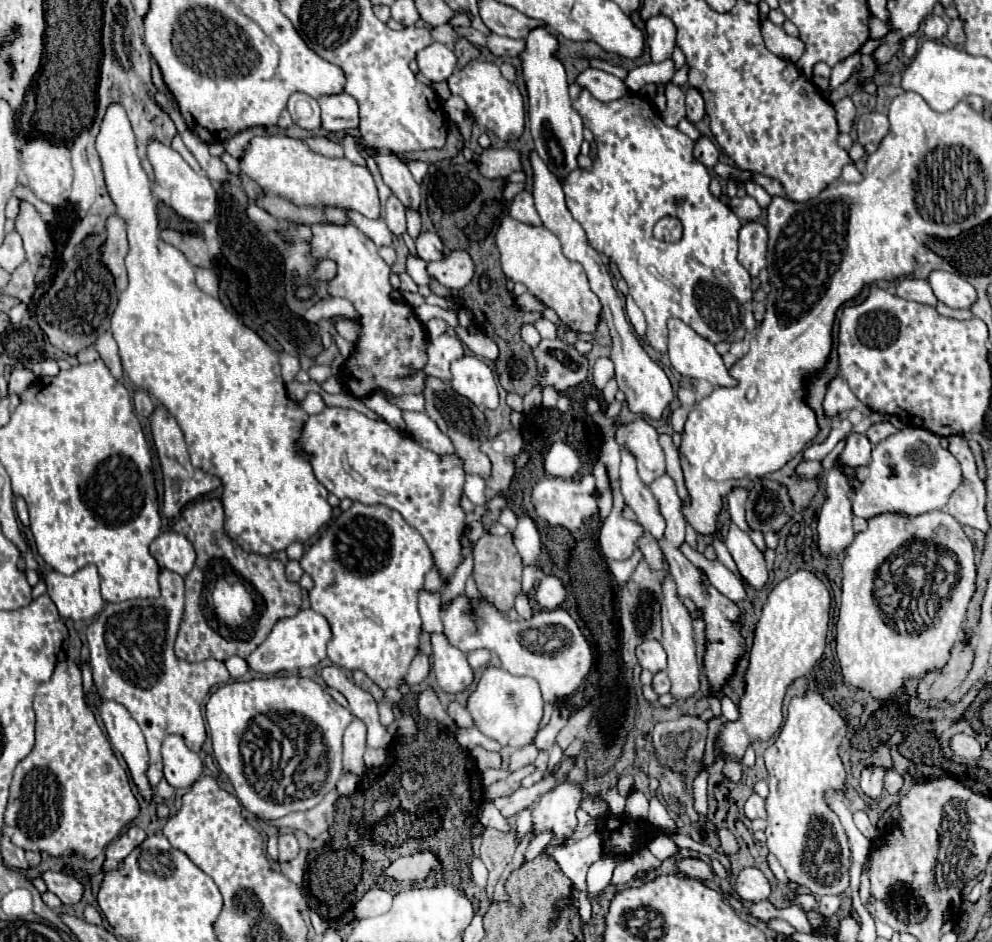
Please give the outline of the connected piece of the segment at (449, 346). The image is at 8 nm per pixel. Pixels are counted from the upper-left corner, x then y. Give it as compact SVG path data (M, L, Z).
M441 334L437 340L429 342L429 360L425 366L425 372L433 378L439 378L443 382L451 382L451 370L449 366L463 358L465 350L457 336L453 334Z

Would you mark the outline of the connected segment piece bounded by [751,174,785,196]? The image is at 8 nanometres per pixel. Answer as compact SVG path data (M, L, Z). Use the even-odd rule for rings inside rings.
M751 174L751 180L759 186L763 186L771 196L785 196L783 192L783 186L779 184L779 180L773 180L773 178L767 178L763 174Z

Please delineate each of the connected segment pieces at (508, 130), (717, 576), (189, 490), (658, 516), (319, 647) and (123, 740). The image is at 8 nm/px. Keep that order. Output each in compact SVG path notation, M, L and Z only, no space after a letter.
M473 60L469 62L463 70L455 70L453 76L447 80L451 94L457 94L465 100L473 120L481 126L485 126L487 130L495 132L499 140L503 142L513 142L517 140L523 130L525 130L525 102L523 96L519 92L519 88L505 80L499 72L499 66L491 64L491 62L479 62Z
M685 542L679 546L679 550L685 554L685 558L687 558L695 568L699 568L699 570L707 576L709 584L715 586L723 596L727 596L727 598L733 600L733 602L741 602L741 600L747 598L743 584L741 584L719 560L715 560L715 562L713 562L713 560L707 560L701 552L697 552L695 548L691 548L691 546L685 544Z
M159 406L155 410L155 416L151 416L151 428L153 428L153 442L155 442L155 448L157 448L157 456L159 456L159 462L161 462L161 468L163 468L163 482L165 482L163 514L165 514L165 518L177 518L181 514L181 510L191 500L219 488L221 480L217 476L205 474L205 472L191 466L187 444L183 440L183 432L181 432L177 420L165 408Z
M621 448L619 478L621 478L621 494L627 502L627 506L635 512L635 516L643 524L643 528L655 540L661 540L663 532L665 532L665 518L663 518L659 504L653 498L651 490L639 480L633 454L625 448Z
M301 610L293 618L279 620L279 624L275 624L267 640L255 652L251 652L245 662L251 670L267 674L267 676L277 674L277 672L309 668L327 658L327 650L325 650L327 640L331 640L331 630L329 630L327 620L323 620L323 616L317 616L313 610Z
M103 700L99 706L99 714L105 722L113 748L127 762L129 776L137 786L139 794L143 796L145 802L153 802L155 792L147 780L149 754L147 754L143 732L139 732L139 726L135 724L135 720L131 720L131 716L127 716L127 710L121 704Z

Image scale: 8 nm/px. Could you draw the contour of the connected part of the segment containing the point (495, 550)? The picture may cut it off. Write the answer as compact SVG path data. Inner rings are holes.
M511 534L481 536L473 548L473 562L475 562L473 578L475 578L479 594L483 596L483 600L487 600L491 606L495 606L501 614L507 614L513 608L517 594L521 592L521 572L523 572L521 556L513 544L513 536Z

